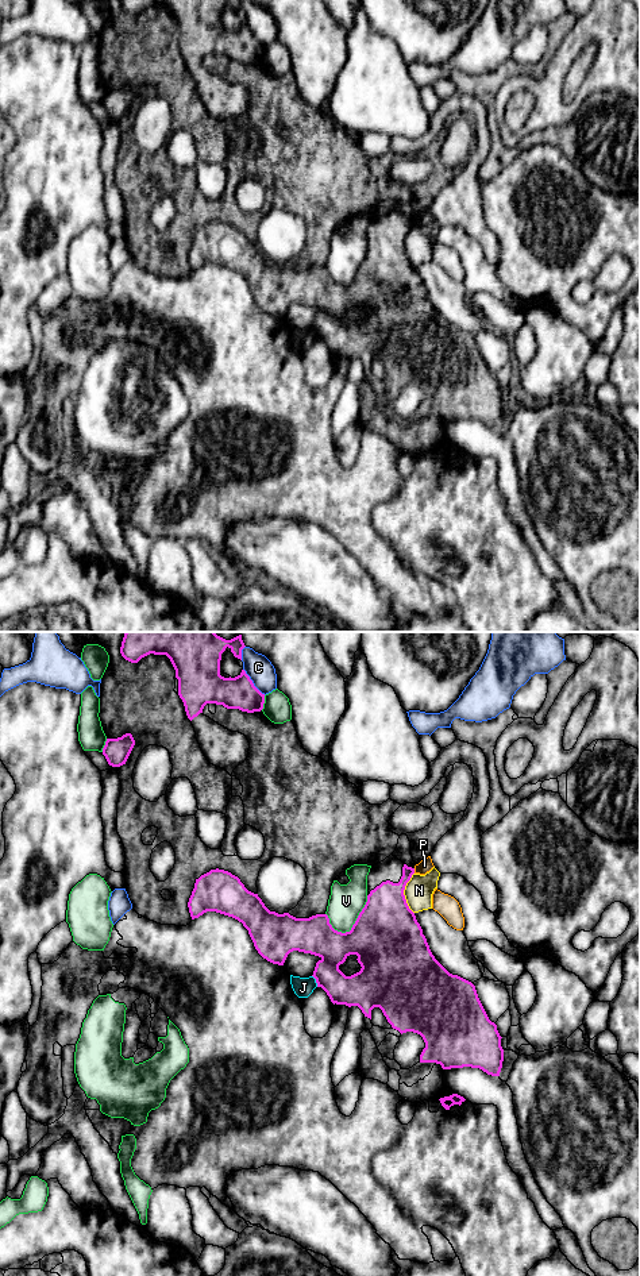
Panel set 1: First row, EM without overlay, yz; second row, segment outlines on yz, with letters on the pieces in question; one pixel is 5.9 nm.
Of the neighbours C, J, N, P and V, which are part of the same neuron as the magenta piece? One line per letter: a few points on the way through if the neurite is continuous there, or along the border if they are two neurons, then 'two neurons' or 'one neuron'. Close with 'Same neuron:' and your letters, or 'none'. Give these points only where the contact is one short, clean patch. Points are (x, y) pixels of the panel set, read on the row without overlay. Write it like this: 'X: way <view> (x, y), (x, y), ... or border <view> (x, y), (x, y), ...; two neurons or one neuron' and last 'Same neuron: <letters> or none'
C: two neurons
J: two neurons
N: two neurons
P: two neurons
V: two neurons
Same neuron: none

